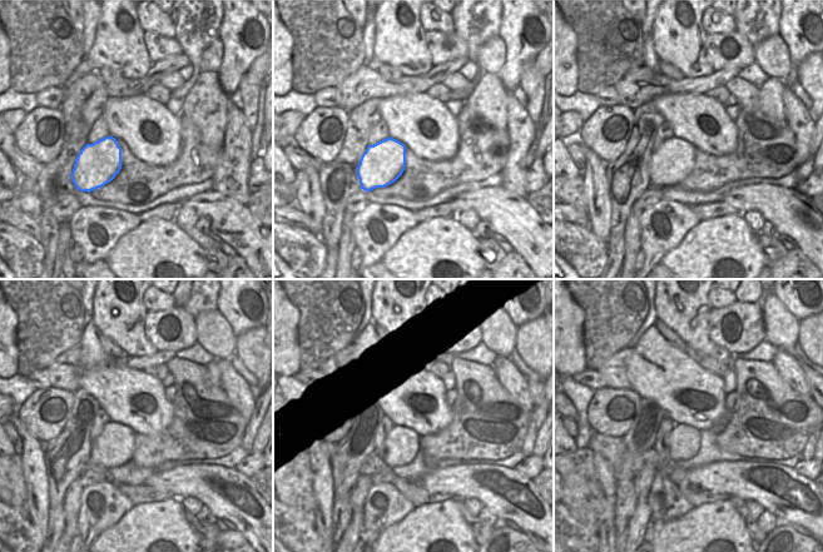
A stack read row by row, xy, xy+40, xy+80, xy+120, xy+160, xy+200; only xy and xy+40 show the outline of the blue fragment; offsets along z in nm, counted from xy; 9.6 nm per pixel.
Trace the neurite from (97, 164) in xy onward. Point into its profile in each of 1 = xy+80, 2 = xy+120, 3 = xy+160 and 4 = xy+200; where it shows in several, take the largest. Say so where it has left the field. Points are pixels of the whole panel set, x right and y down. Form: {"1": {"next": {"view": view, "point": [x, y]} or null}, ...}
{"1": {"next": {"view": "xy+80", "point": [670, 163]}}, "2": {"next": {"view": "xy+120", "point": [114, 446]}}, "3": {"next": {"view": "xy+160", "point": [401, 444]}}, "4": {"next": {"view": "xy+200", "point": [684, 441]}}}

